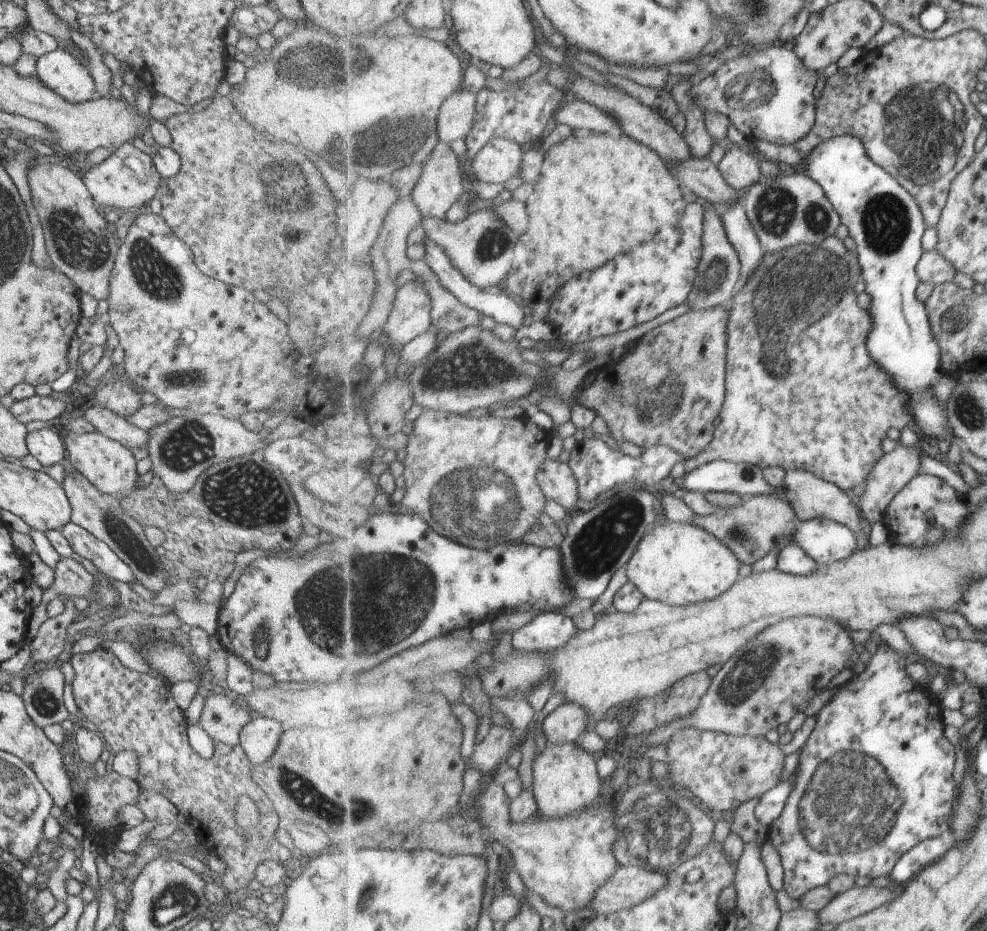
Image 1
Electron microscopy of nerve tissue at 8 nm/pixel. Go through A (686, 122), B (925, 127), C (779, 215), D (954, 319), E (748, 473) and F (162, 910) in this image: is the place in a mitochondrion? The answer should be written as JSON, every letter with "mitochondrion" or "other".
{"A":"other","B":"mitochondrion","C":"mitochondrion","D":"mitochondrion","E":"other","F":"mitochondrion"}

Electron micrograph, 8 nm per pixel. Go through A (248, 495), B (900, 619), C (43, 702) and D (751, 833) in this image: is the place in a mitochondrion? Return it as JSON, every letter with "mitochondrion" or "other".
{"A":"mitochondrion","B":"other","C":"mitochondrion","D":"other"}

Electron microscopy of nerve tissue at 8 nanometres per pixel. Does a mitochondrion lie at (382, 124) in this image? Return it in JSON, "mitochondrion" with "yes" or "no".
{"mitochondrion":"yes"}

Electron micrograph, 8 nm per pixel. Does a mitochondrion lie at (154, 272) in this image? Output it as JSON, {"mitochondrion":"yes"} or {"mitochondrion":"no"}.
{"mitochondrion":"yes"}

